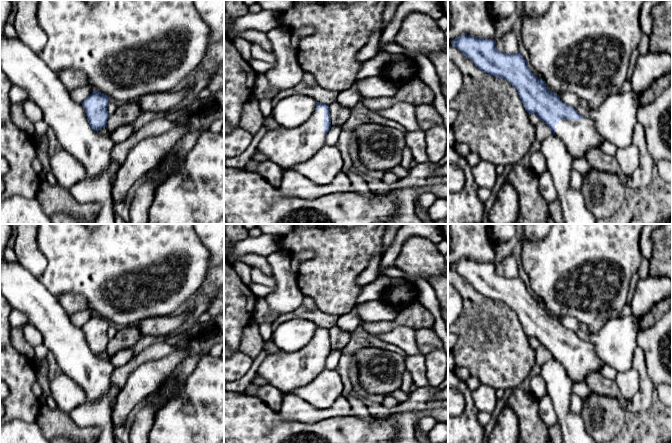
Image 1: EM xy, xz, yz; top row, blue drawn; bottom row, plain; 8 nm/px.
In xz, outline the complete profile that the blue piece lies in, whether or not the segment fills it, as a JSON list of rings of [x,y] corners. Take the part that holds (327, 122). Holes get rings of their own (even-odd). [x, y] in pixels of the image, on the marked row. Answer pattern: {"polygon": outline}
{"polygon": [[[317,102],[315,111],[302,125],[295,128],[278,126],[267,131],[257,151],[284,170],[311,159],[324,145],[331,128],[329,105]]]}

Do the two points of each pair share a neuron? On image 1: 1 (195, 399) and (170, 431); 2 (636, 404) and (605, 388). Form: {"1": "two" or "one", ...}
{"1": "one", "2": "two"}

